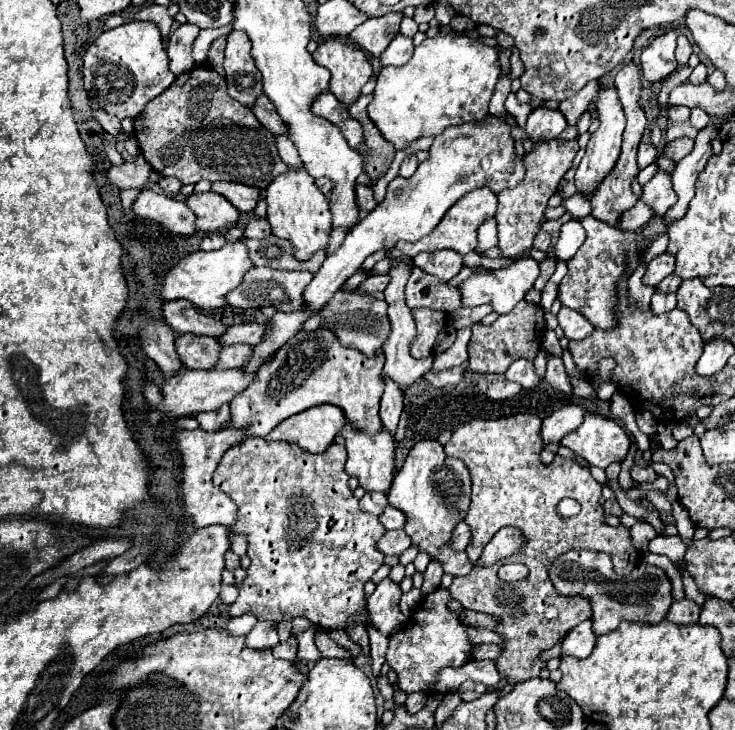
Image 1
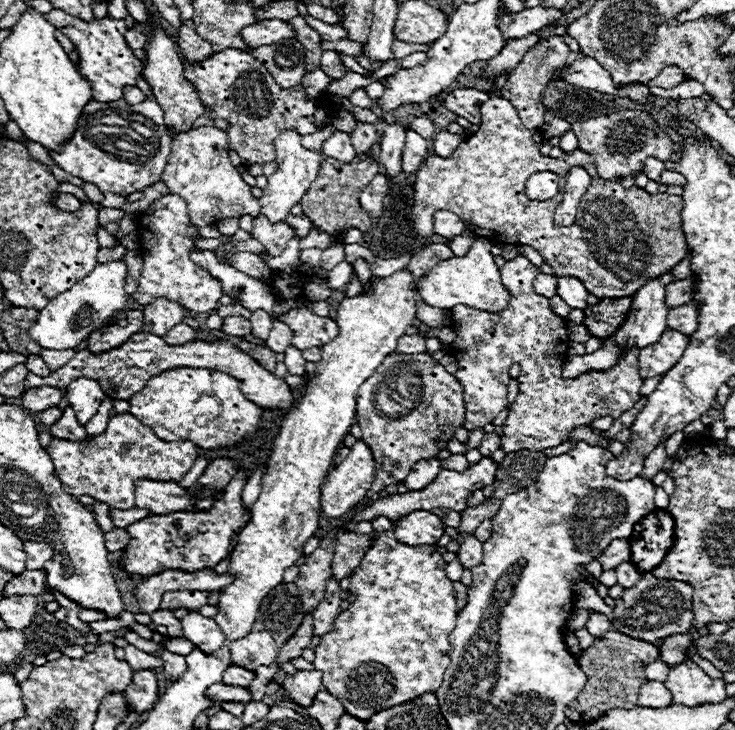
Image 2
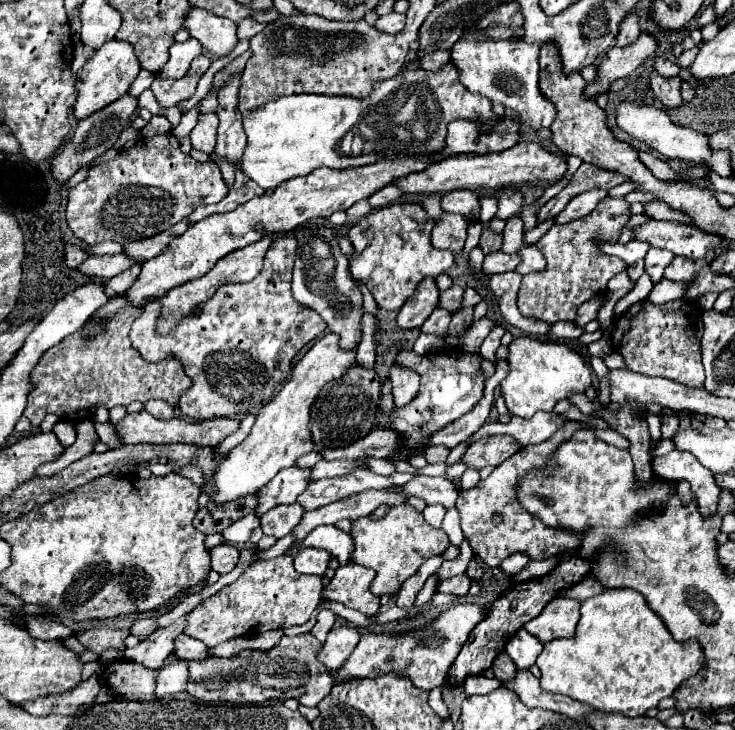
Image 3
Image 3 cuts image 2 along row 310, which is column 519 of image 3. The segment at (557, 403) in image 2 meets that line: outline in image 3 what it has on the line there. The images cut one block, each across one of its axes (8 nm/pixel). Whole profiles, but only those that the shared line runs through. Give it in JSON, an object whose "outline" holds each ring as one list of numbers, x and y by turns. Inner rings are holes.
{"outline":[[566,422,562,428,558,428,556,434,552,434,546,442,534,444,534,446,524,446,520,448,510,460,504,460,496,470,486,478,480,480,474,488,470,490,460,490,456,508,462,518,462,530,464,536,468,538,472,552,486,564,486,566,498,566,504,558,520,552,526,554,530,560,546,560,552,556,562,556,568,554,582,544,580,532,568,532,568,528,548,528,542,520,530,518,526,508,522,508,520,502,516,502,516,484,520,484,520,476,528,472,528,468,544,468,548,456,552,456,554,448,564,444,564,440,570,440,574,432,580,428,596,428,592,422],[526,512,526,514,524,514],[494,514,500,516,500,522,494,524,492,518],[576,534,576,536,574,536]]}

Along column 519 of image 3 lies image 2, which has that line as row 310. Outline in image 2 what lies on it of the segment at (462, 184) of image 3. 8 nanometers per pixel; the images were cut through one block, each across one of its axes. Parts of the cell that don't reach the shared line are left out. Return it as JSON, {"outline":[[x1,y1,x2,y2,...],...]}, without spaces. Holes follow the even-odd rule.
{"outline":[[156,298,152,304,144,306,142,312,142,332,150,332,154,336,164,336,172,326,180,324,184,318,184,308,168,298]]}

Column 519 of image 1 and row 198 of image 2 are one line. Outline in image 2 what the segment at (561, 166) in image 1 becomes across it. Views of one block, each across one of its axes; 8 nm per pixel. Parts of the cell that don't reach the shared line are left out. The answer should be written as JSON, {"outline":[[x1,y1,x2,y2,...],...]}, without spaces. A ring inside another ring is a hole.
{"outline":[[200,126,178,134,172,140,172,154,162,180,168,184,172,194,184,196,188,214,196,226,216,224,222,218,242,218,246,214,252,218,260,216,260,202,252,196,250,186,242,180,240,172,230,164,228,136,218,128]]}

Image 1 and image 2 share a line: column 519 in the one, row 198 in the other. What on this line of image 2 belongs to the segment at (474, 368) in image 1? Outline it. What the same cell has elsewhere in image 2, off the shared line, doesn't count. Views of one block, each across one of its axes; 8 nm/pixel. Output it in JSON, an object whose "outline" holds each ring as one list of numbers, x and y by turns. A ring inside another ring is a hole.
{"outline":[[324,156,324,162,320,164,320,172,302,200,302,210,310,218,312,226,320,232,328,232,332,238,344,236,350,228,358,228,362,234,368,234,372,230,374,220,360,206,358,198,362,190,370,184,372,176,376,176,378,172,380,172,380,164,370,156,356,156,352,164,340,164,338,160]]}

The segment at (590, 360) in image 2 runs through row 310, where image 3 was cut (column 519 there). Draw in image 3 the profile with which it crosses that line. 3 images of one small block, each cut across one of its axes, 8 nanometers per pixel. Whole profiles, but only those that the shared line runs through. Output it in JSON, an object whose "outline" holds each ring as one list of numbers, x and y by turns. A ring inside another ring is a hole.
{"outline":[[520,628,520,630,508,640,506,652,510,654,510,658,512,658,512,662,516,664,516,668,530,668,530,666,536,662,538,654,542,652,542,646,544,646,544,644,542,644,536,636,532,636,532,634,526,632,524,628]]}

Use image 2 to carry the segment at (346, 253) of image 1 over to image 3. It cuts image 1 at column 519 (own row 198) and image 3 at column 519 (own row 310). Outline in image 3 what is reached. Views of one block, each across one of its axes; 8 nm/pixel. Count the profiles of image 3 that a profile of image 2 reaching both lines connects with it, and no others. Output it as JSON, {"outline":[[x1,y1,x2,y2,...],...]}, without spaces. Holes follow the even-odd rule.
{"outline":[[502,190,498,196,498,214,496,218,508,220,512,214,520,214,520,210,524,208,524,196,516,190]]}

